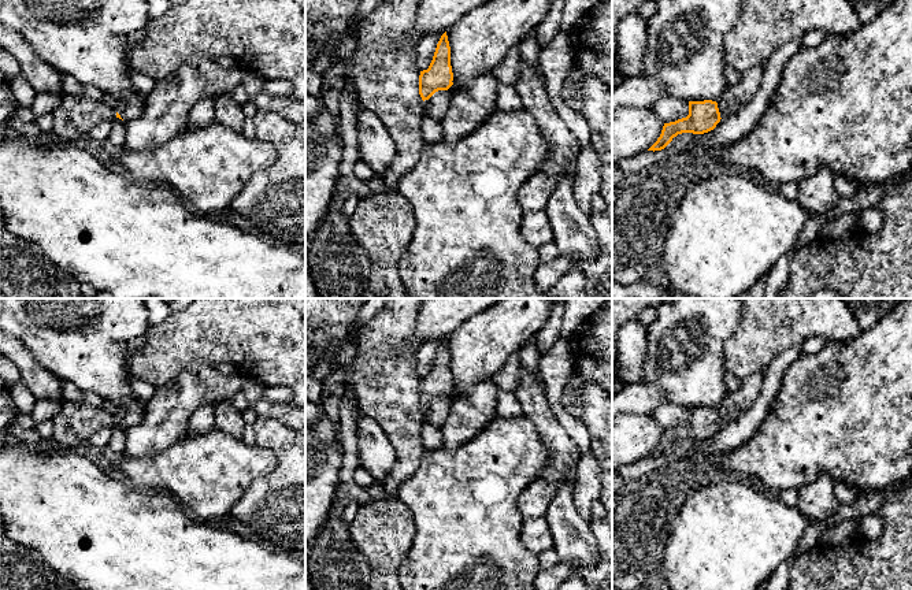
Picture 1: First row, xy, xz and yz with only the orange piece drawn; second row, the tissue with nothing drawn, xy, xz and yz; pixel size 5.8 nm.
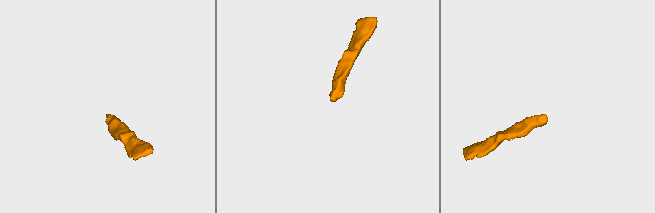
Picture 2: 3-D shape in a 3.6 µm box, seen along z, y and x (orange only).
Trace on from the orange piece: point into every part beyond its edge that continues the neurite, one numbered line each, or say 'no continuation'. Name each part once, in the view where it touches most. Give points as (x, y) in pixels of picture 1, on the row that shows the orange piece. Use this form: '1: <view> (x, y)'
1: xz (436, 107)

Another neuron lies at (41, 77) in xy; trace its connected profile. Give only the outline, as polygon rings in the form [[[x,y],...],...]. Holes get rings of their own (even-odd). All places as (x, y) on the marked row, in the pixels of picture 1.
[[[0,22],[0,47],[19,63],[22,75],[37,93],[63,93],[63,75],[41,60],[33,47]]]

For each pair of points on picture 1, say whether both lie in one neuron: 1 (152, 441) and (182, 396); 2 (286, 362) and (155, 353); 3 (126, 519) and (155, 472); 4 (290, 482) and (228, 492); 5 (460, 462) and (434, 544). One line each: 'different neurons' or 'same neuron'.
1: same neuron
2: same neuron
3: different neurons
4: different neurons
5: same neuron

